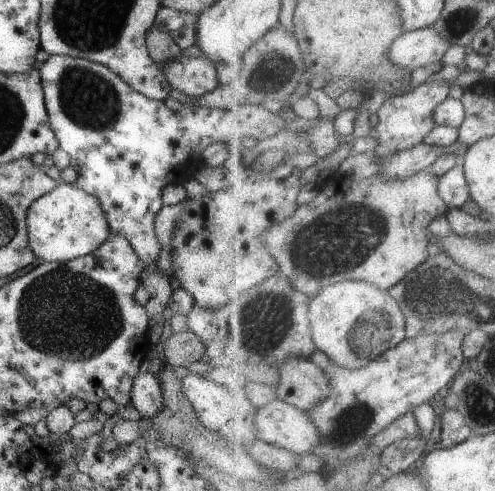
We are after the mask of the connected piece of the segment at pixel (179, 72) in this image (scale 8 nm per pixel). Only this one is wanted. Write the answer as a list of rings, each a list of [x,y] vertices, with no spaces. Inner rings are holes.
[[[180,55],[166,63],[162,70],[171,88],[192,98],[197,99],[220,86],[215,64],[206,57]]]

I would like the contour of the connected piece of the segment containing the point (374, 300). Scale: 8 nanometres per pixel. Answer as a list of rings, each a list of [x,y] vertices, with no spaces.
[[[340,282],[324,288],[314,296],[311,302],[311,319],[315,341],[319,350],[323,350],[333,358],[336,365],[349,369],[363,369],[372,361],[384,356],[390,349],[396,348],[407,339],[407,316],[403,306],[392,296],[389,290],[372,286],[370,282]]]

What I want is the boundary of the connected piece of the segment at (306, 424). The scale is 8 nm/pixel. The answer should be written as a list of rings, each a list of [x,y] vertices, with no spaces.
[[[282,399],[259,408],[257,427],[260,440],[299,455],[314,453],[323,441],[323,432],[311,414]]]

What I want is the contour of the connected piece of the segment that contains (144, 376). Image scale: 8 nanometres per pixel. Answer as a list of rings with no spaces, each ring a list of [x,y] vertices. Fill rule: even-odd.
[[[144,370],[136,375],[131,386],[131,406],[144,419],[151,419],[163,407],[163,394],[159,379]]]

